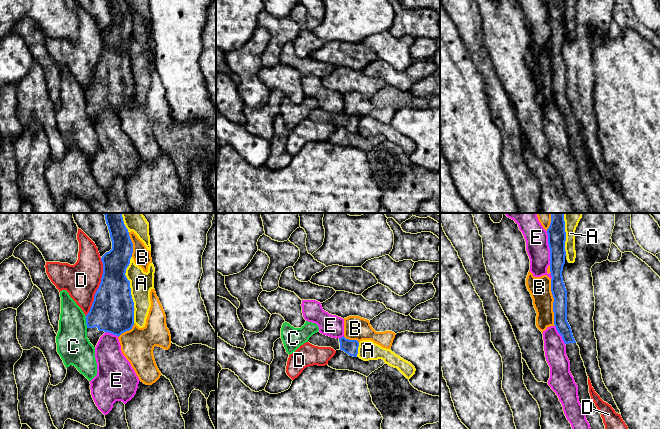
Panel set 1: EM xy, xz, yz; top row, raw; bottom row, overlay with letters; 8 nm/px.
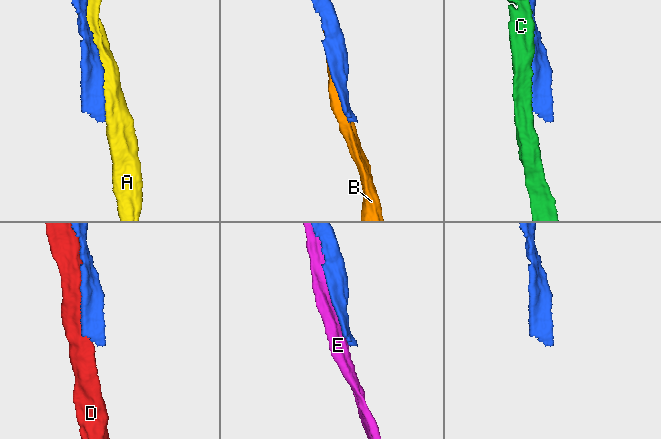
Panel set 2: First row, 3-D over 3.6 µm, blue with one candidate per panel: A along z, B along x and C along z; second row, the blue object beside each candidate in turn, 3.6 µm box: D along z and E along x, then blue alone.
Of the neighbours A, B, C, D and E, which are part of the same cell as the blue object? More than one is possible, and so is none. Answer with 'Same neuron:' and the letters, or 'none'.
Same neuron: none

